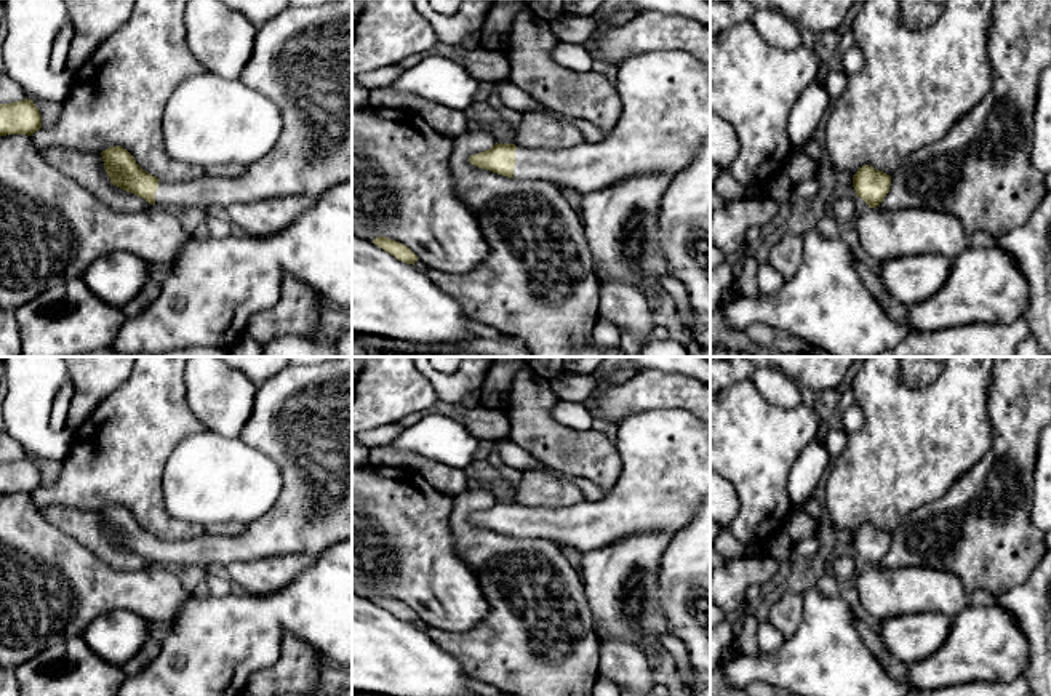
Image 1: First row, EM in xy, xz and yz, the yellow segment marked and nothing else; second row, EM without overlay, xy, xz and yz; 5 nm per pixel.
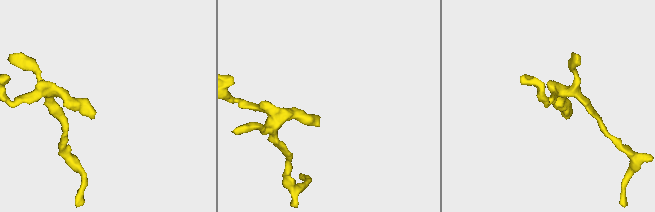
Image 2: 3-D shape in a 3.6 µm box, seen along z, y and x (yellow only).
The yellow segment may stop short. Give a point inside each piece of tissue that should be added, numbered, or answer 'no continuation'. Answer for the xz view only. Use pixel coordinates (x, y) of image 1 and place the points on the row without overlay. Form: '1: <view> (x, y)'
1: xz (667, 452)

